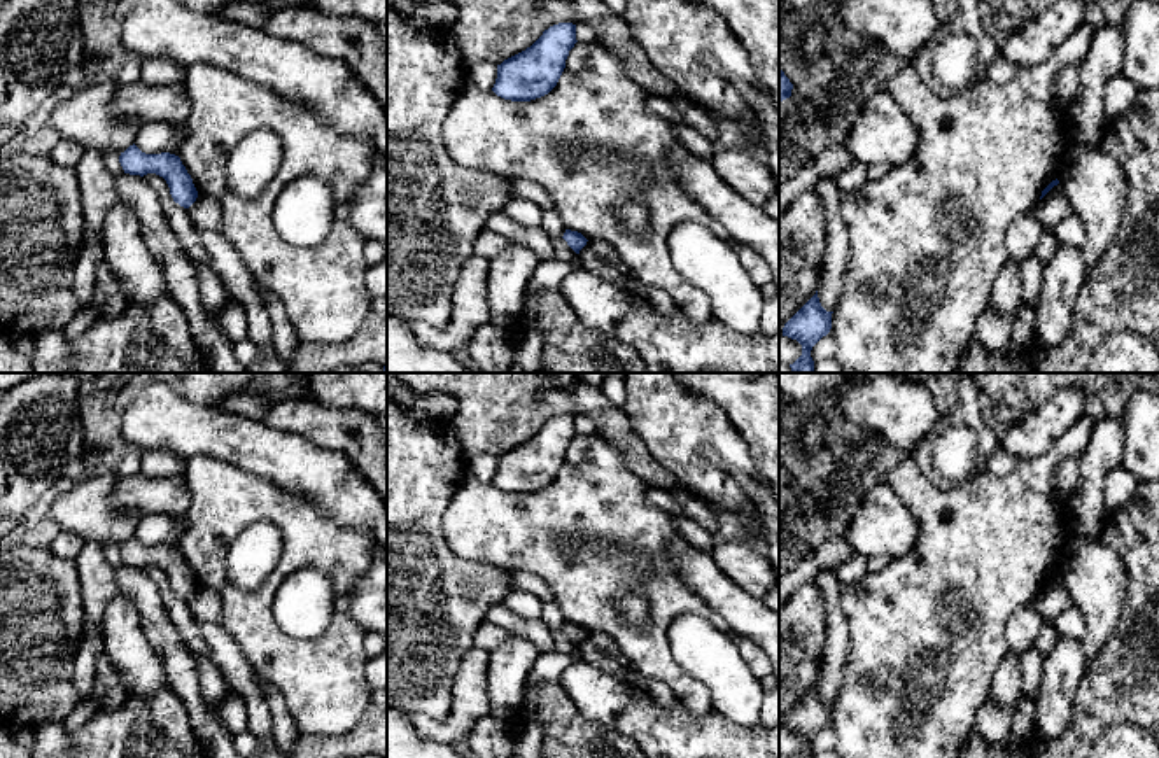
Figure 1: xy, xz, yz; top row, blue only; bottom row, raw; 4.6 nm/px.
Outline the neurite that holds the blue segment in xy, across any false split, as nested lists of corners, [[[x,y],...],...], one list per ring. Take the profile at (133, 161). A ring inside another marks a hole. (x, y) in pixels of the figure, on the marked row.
[[[133,144],[121,152],[119,163],[124,173],[130,175],[144,177],[147,173],[156,173],[163,177],[170,187],[173,201],[184,208],[189,208],[198,198],[191,175],[175,154],[145,154]]]

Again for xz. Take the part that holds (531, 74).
[[[576,25],[550,26],[530,47],[497,65],[492,91],[511,102],[530,102],[548,95],[557,86],[576,42]]]

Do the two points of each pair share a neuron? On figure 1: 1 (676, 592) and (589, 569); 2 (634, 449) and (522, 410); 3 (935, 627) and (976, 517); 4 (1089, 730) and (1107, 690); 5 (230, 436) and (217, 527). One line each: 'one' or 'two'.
1: one
2: one
3: one
4: one
5: two

